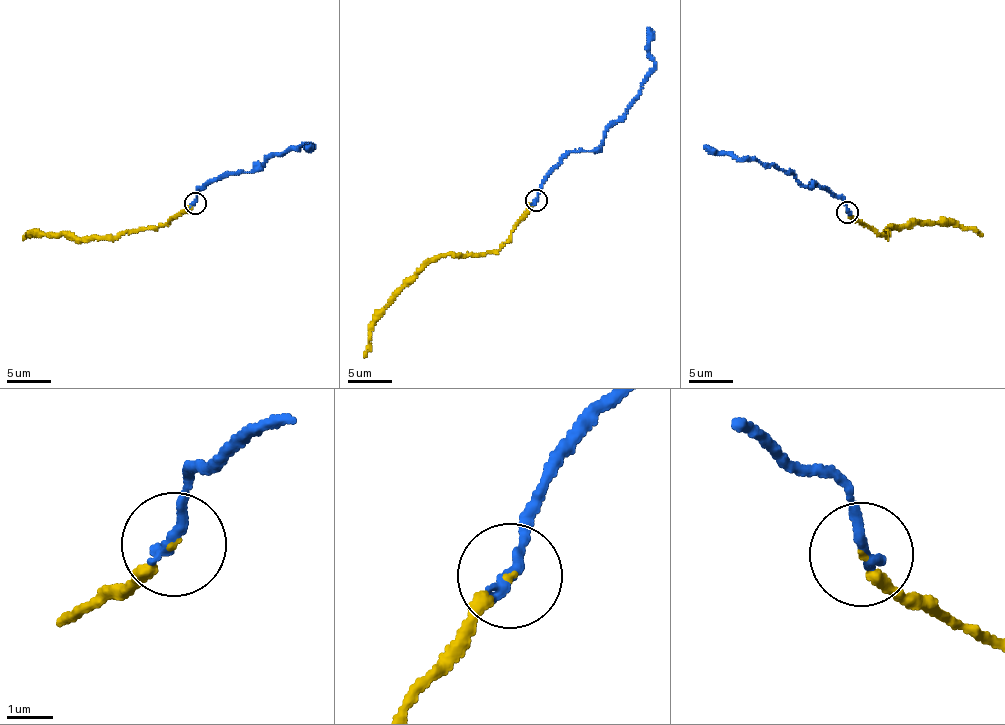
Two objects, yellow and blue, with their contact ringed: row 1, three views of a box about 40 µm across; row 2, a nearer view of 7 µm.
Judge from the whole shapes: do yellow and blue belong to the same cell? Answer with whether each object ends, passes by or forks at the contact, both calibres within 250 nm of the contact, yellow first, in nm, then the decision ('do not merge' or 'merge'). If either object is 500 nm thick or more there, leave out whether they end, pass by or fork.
yellow ends there; blue ends there; 110 nm thick on the yellow side, 280 nm on the other; merge

